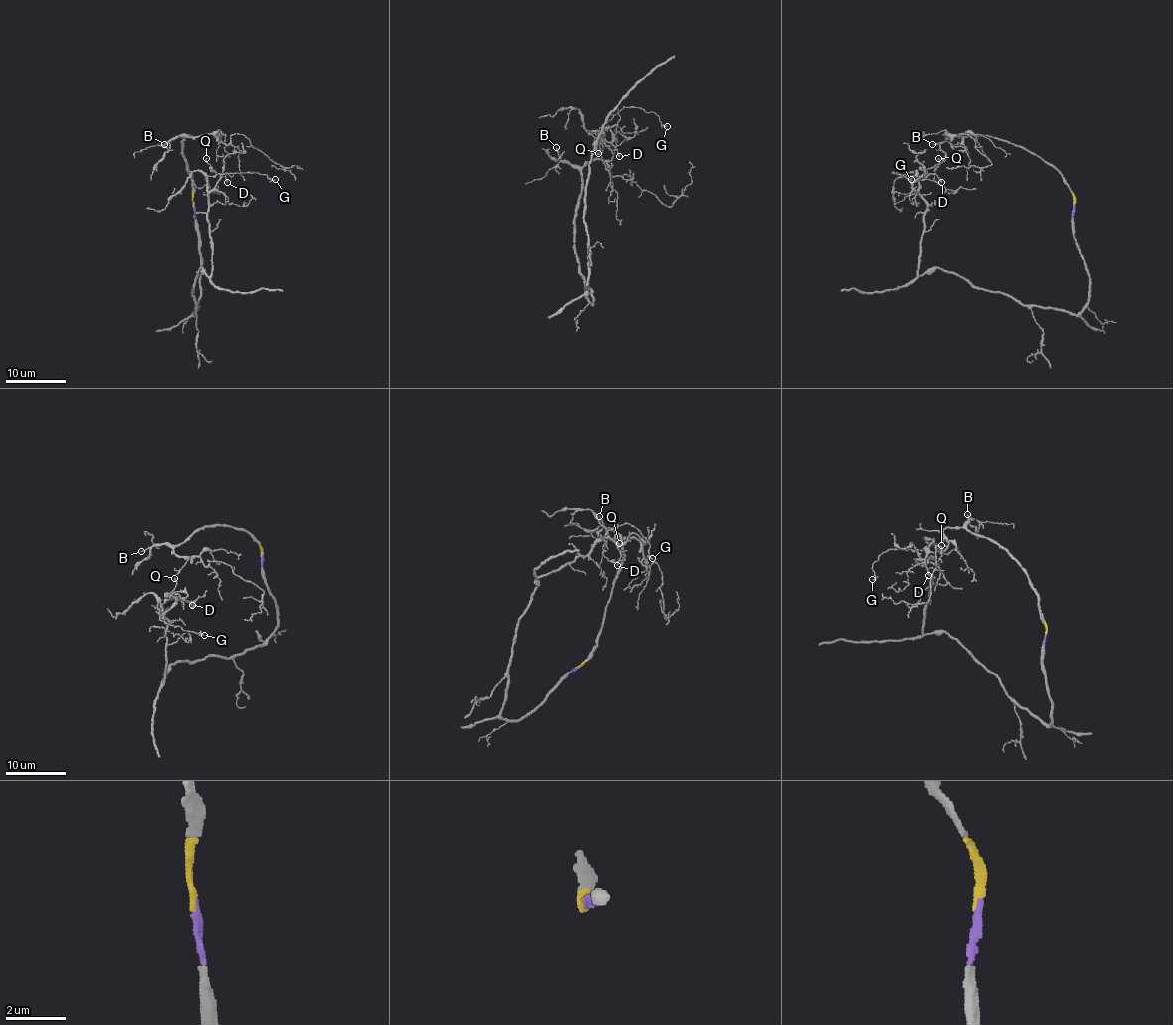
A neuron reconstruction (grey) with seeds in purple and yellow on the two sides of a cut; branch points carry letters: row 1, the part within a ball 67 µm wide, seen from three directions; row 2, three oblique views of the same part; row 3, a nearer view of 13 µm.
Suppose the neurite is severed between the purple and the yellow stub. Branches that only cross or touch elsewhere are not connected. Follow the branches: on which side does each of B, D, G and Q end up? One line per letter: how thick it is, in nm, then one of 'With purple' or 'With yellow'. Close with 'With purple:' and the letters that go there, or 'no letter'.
B: Thickness 130 nm. With yellow
D: Thickness 130 nm. With purple
G: Thickness 130 nm. With purple
Q: Thickness 120 nm. With purple
With purple: D, G, Q

